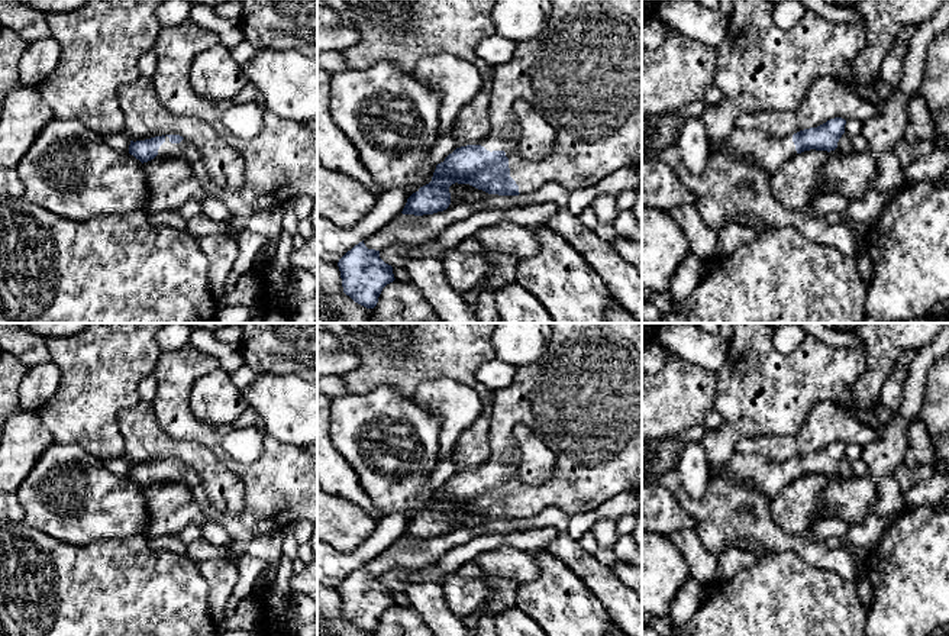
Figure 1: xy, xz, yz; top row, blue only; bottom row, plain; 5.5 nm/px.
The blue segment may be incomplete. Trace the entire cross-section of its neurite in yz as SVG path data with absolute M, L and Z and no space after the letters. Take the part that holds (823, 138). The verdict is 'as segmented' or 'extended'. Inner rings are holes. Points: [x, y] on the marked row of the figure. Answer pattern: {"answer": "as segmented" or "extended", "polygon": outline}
{"answer": "extended", "polygon": "M732 0L732 4L726 36L716 48L714 84L723 93L723 99L717 106L710 106L700 114L710 146L724 148L745 159L755 159L768 177L804 151L835 151L845 133L846 120L842 117L830 119L817 127L804 129L782 139L740 129L735 120L742 113L797 110L814 78L833 77L855 81L850 62L866 45L865 28L853 23L835 23L807 10L795 26L782 29L775 23L775 4L768 0Z"}

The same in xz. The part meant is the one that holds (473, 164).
{"answer": "extended", "polygon": "M552 0L552 13L542 33L517 43L514 57L494 67L490 114L490 135L480 145L456 148L438 164L432 181L407 198L403 214L446 210L449 187L455 183L488 194L519 196L549 183L568 191L584 190L624 167L642 171L642 0ZM519 100L530 103L556 133L552 152L542 159L526 161L519 155L519 119L513 114Z"}

